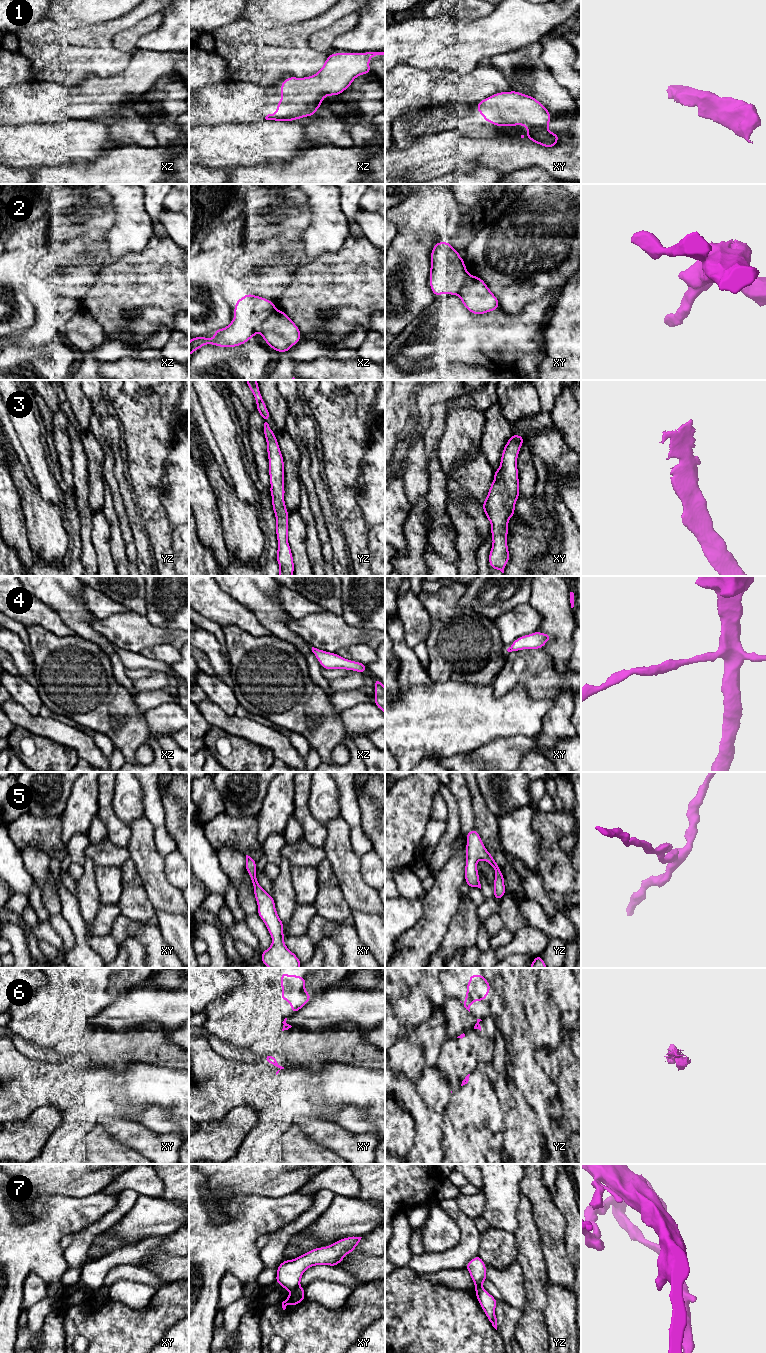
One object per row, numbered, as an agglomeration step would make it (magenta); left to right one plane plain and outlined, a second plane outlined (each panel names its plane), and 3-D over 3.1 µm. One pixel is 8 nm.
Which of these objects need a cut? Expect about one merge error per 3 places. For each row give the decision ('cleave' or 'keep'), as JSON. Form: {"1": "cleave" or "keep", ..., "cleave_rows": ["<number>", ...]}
{"1": "keep", "2": "cleave", "3": "keep", "4": "keep", "5": "keep", "6": "cleave", "7": "cleave", "cleave_rows": ["2", "6", "7"]}

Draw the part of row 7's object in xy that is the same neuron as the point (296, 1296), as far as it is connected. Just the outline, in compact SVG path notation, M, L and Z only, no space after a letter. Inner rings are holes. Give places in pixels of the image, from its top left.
M299 1286L296 1289L294 1289L293 1291L291 1291L288 1298L282 1302L282 1308L283 1308L283 1310L285 1310L287 1304L289 1304L291 1306L295 1306L295 1305L301 1303L304 1299L305 1299L304 1289L303 1289L303 1287Z

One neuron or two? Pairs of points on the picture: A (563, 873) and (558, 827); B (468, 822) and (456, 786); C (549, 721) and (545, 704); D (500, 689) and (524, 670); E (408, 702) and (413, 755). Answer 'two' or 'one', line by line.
A: one
B: one
C: two
D: one
E: one

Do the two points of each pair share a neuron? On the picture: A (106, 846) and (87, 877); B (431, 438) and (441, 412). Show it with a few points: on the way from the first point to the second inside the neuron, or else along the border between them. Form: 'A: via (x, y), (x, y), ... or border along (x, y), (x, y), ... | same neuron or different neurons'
A: border along (87, 856), (96, 864) | different neurons
B: via (434, 432), (438, 418) | same neuron

